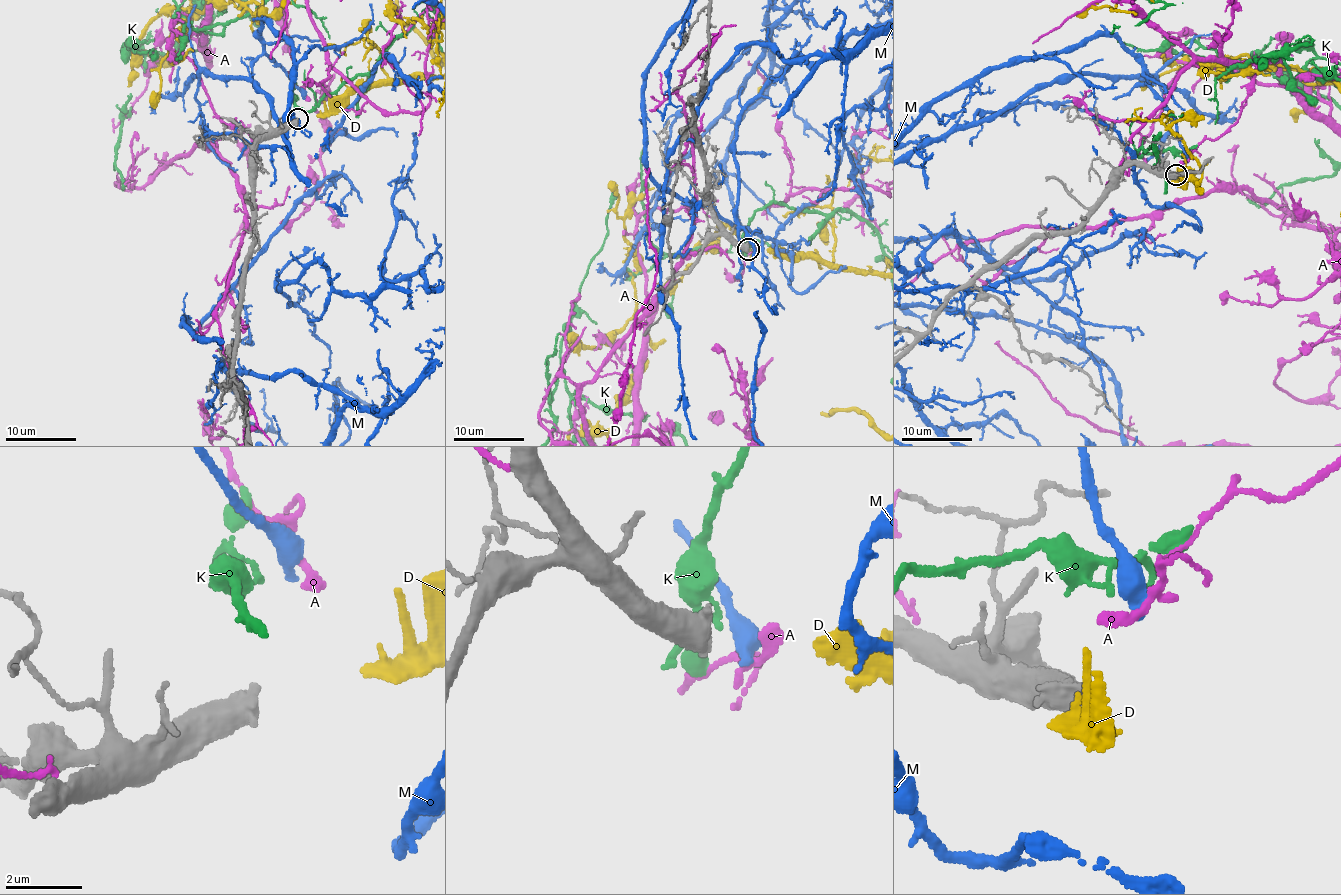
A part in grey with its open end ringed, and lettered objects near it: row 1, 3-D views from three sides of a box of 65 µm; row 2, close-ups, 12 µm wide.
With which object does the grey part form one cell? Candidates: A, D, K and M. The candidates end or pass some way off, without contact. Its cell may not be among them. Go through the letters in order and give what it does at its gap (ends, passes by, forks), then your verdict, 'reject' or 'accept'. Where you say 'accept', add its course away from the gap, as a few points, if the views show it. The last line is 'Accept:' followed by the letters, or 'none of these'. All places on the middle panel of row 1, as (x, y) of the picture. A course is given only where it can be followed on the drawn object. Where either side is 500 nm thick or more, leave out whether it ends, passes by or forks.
A: it ends there; reject
D: it ends there; accept
K: it ends there; reject
M: it ends there; reject
Accept: D

